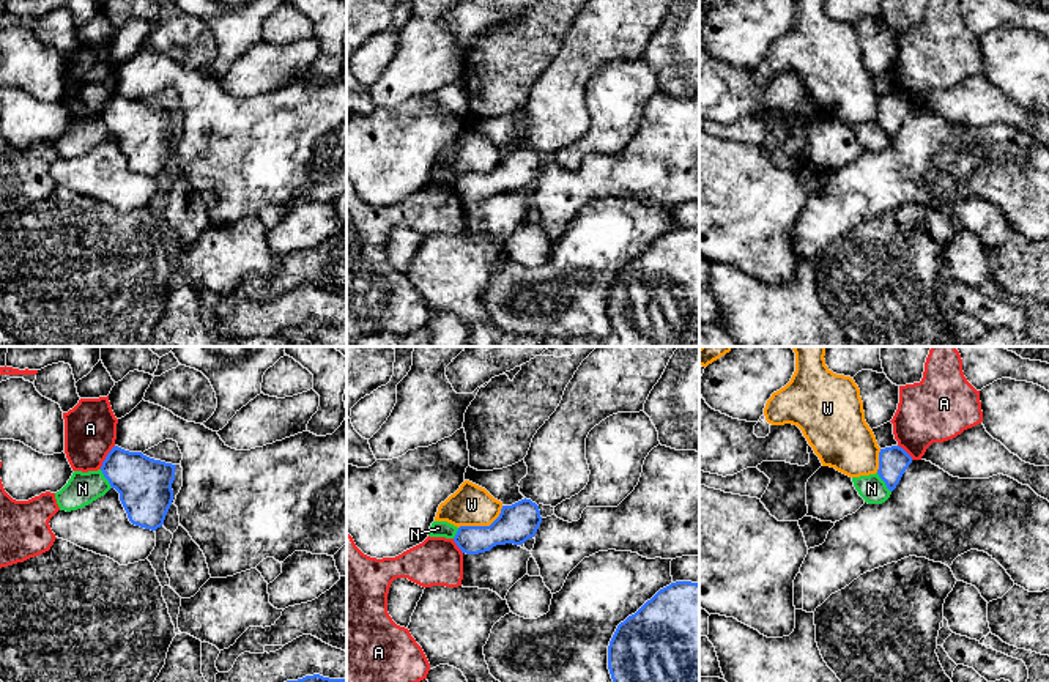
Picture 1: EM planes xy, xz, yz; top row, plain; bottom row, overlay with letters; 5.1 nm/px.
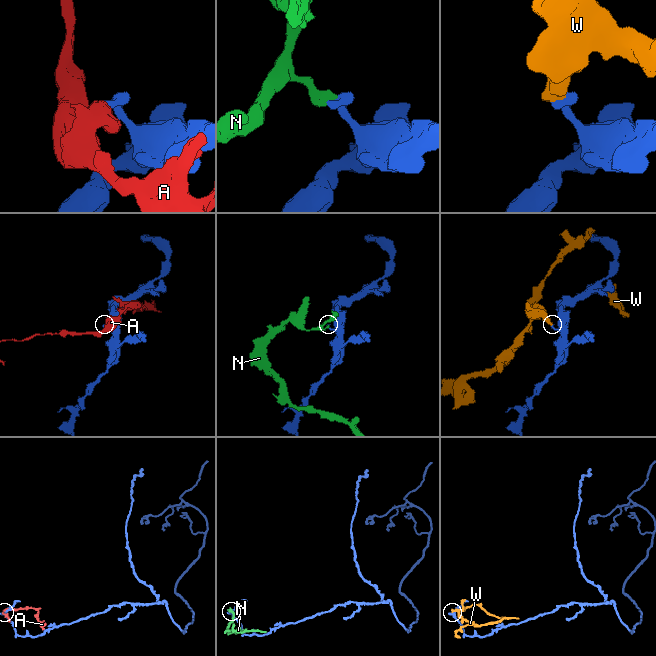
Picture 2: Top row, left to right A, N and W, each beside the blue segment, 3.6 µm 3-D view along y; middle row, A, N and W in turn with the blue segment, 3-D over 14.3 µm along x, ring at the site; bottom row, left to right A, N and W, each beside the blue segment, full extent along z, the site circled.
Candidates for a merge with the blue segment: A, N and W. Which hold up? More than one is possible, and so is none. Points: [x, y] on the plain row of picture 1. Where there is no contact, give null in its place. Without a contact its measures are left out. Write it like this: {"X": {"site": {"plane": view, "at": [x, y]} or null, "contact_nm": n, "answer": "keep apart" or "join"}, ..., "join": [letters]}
{"A": {"site": {"plane": "xy", "at": [106, 104]}, "contact_nm": 150, "answer": "keep apart"}, "N": {"site": {"plane": "yz", "at": [884, 128]}, "contact_nm": 130, "answer": "keep apart"}, "W": {"site": {"plane": "xz", "at": [482, 174]}, "contact_nm": 260, "answer": "keep apart"}, "join": []}

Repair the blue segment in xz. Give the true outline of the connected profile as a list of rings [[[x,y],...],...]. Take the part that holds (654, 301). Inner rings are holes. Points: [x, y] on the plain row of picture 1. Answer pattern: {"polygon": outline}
{"polygon": [[[676,228],[621,269],[608,293],[611,332],[564,347],[693,347],[699,337],[699,232]]]}

